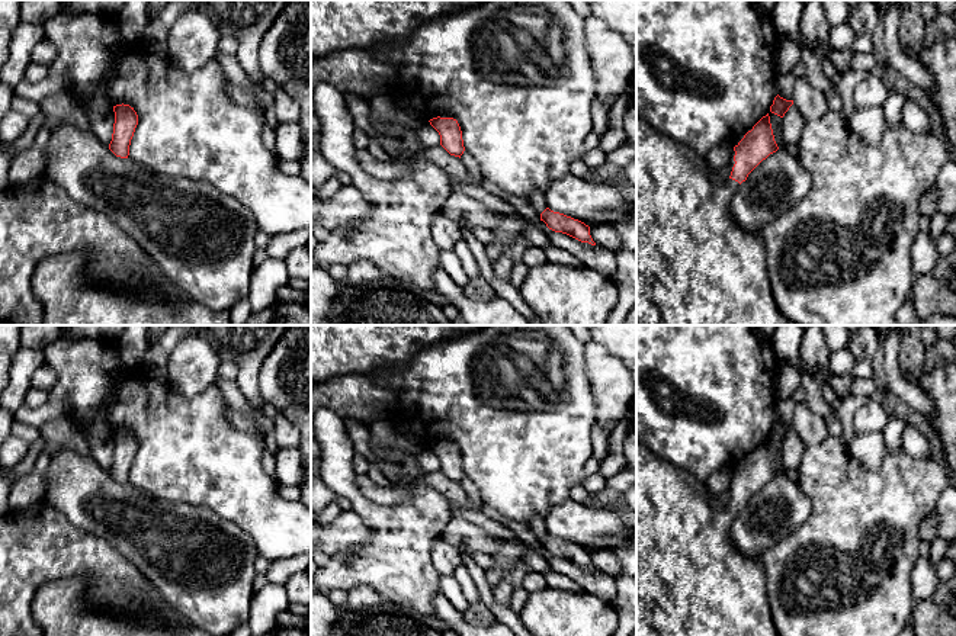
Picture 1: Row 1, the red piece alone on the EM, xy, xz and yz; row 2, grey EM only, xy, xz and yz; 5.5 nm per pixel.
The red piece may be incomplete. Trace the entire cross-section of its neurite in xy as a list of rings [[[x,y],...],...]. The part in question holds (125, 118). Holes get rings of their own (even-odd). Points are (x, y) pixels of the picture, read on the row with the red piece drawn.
[[[129,105],[113,106],[115,123],[109,150],[121,158],[128,158],[129,145],[138,125],[138,115]]]

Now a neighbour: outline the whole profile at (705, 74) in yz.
[[[636,0],[636,113],[668,139],[703,157],[715,145],[734,144],[770,112],[777,96],[773,55],[779,42],[773,17],[760,13],[750,0]]]

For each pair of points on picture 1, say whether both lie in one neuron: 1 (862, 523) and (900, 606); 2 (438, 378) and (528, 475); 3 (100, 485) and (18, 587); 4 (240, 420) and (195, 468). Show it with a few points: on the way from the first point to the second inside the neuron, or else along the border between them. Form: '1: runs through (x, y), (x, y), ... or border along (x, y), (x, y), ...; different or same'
1: runs through (891, 524), (907, 532), (900, 577); same
2: runs through (462, 402), (510, 450); same
3: border along (44, 501), (54, 506), (73, 524), (100, 537); different
4: border along (227, 405), (227, 418), (263, 445); different

